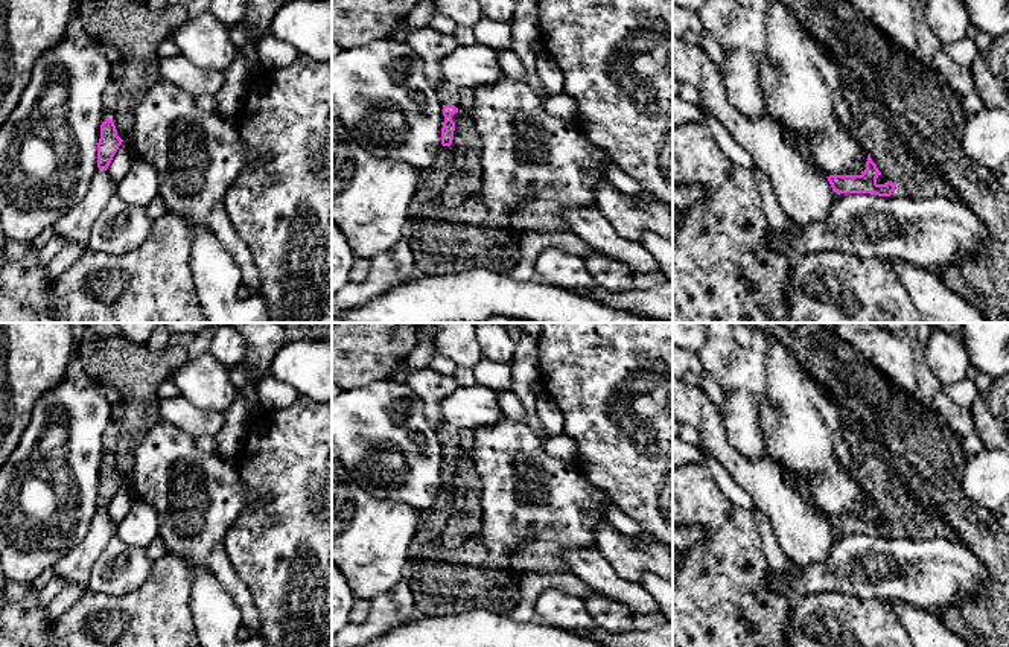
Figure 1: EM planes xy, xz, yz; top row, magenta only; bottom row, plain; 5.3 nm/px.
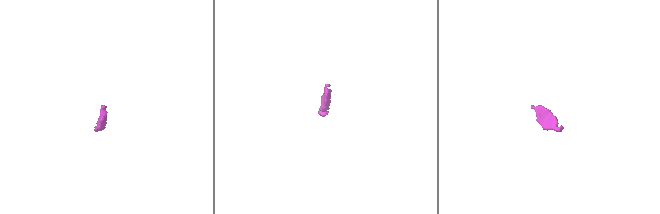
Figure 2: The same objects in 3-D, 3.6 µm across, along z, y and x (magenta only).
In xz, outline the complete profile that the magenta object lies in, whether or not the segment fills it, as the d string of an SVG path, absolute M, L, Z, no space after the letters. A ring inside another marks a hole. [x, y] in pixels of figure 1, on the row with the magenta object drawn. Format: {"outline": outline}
{"outline": "M443 85L438 90L443 104L443 128L441 128L441 149L435 160L435 172L447 172L454 166L452 140L455 131L455 119L466 116L473 108L475 90L461 88L455 85Z"}

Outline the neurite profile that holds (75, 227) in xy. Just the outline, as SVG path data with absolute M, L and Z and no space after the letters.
M97 167L85 196L53 225L55 234L65 244L78 244L87 250L93 224L114 195L116 187L108 169Z

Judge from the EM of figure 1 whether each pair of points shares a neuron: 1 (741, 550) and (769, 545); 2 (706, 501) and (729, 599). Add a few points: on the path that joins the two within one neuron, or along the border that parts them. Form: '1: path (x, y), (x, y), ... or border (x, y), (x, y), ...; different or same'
1: border (752, 512), (761, 539), (761, 551), (772, 570); different
2: path (728, 525), (729, 574); same

